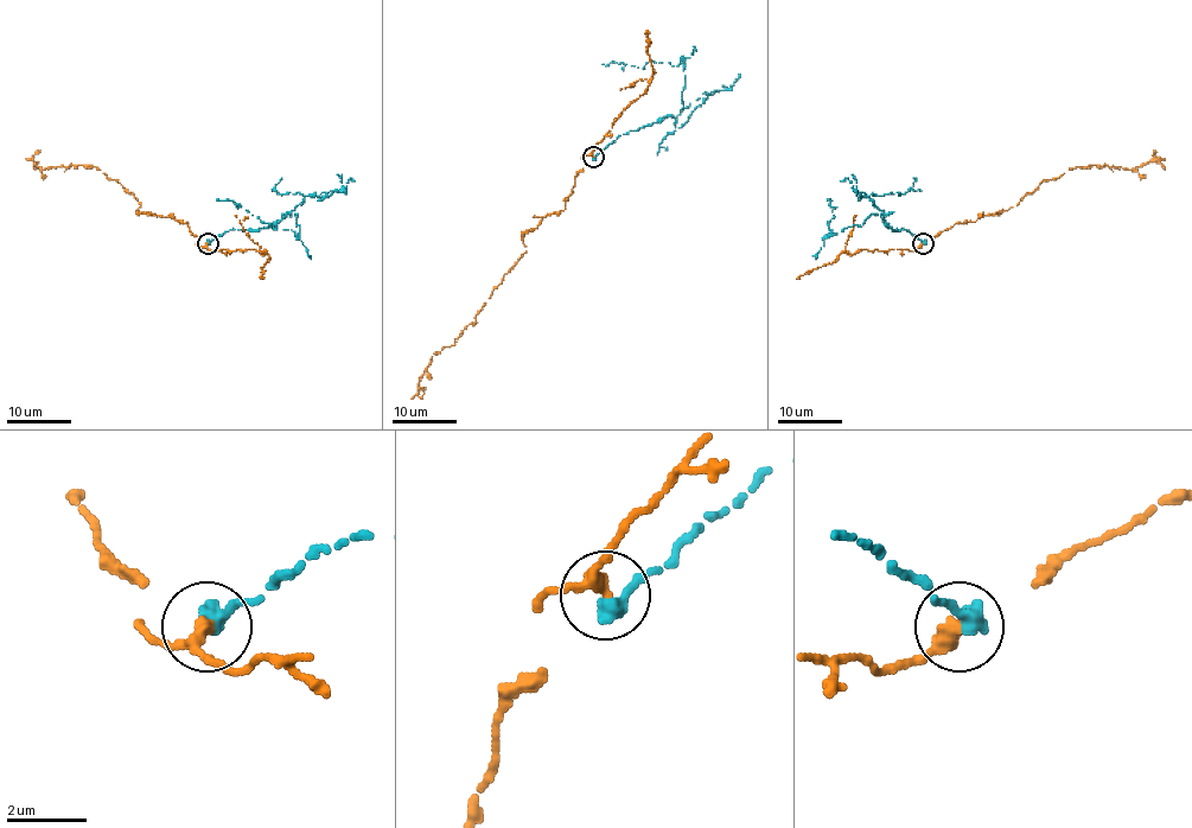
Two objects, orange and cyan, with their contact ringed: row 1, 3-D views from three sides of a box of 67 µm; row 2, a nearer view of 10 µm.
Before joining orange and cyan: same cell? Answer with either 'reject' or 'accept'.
reject

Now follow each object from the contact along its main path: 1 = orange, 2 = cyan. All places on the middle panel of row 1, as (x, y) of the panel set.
1: (592, 157), (582, 157), (563, 210), (524, 235), (526, 250), (480, 311), (453, 345), (433, 352), (420, 399)
2: (592, 157), (620, 135), (675, 118), (683, 107), (683, 64), (603, 64)

